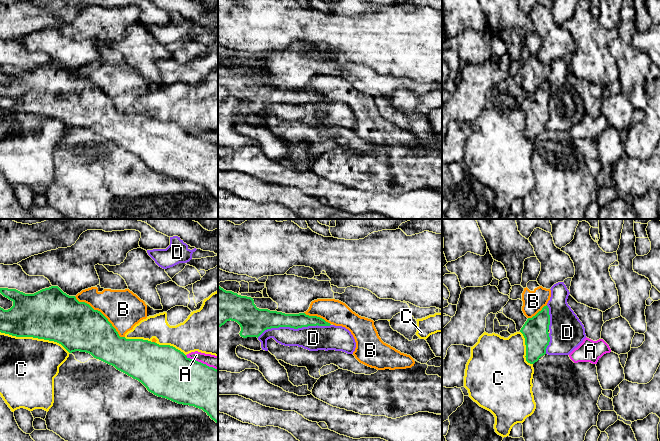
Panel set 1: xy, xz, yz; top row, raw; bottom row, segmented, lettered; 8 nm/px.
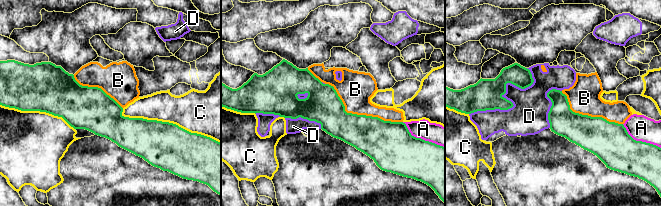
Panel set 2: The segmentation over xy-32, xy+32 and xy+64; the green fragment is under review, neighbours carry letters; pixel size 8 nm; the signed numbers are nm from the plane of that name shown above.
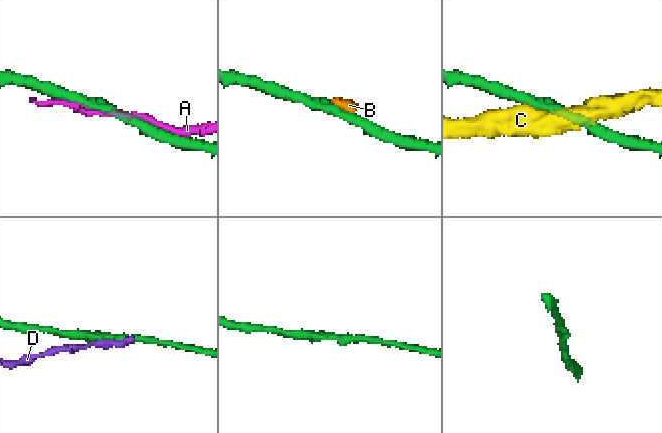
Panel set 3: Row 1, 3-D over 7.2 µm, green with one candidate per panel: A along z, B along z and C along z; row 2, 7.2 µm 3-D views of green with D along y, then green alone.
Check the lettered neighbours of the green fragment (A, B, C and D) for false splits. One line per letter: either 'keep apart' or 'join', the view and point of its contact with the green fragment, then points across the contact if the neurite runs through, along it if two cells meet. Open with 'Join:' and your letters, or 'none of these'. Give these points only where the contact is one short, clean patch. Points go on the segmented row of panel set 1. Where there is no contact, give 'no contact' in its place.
Join: none of these
A: keep apart; meets green in xy at (200, 362)
B: keep apart; meets green in xy at (101, 313)
C: keep apart; meets green in xy at (35, 337)
D: keep apart; meets green in xz at (293, 327)

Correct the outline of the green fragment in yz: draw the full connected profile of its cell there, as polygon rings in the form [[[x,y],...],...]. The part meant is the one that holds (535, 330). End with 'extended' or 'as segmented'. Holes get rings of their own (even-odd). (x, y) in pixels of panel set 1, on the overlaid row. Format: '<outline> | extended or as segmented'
[[[546,305],[535,316],[528,318],[521,328],[520,332],[525,338],[525,357],[528,363],[534,364],[546,354],[546,348],[550,342],[549,325],[549,308]]] | as segmented

